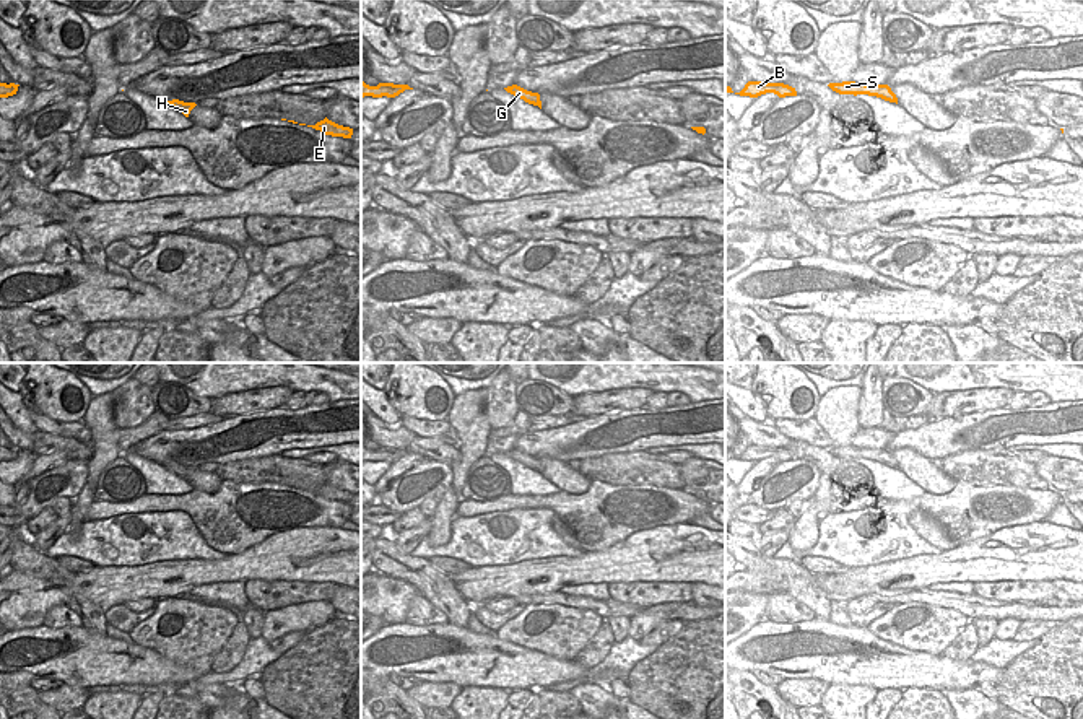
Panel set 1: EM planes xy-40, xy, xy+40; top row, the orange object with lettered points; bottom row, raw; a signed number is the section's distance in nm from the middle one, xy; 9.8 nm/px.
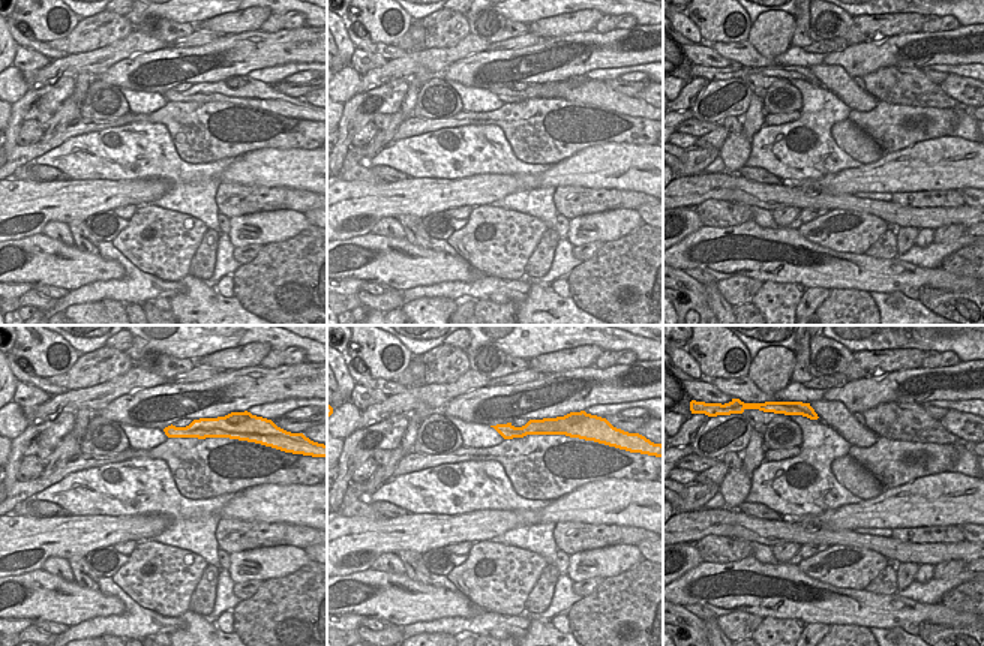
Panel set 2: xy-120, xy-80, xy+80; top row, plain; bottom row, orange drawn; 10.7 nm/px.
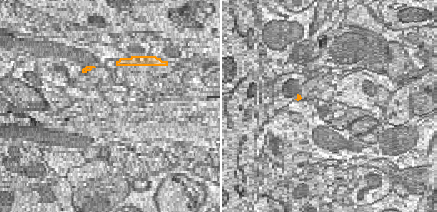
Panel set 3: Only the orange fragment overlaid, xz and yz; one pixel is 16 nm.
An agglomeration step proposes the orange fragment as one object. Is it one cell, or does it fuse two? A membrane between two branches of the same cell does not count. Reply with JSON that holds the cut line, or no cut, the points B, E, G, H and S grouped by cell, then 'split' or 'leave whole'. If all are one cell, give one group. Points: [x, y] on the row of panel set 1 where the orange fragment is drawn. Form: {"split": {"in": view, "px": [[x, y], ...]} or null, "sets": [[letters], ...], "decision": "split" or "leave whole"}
{"split": null, "sets": [["B", "E", "G", "H", "S"]], "decision": "leave whole"}

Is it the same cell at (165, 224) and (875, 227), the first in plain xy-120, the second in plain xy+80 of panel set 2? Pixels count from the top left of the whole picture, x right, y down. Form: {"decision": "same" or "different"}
{"decision": "same"}

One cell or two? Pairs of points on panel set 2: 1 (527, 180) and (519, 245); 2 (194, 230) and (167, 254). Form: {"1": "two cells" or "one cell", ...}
{"1": "two cells", "2": "one cell"}

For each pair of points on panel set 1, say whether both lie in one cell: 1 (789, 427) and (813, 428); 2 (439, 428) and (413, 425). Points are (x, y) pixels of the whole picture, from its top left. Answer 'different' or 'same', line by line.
1: same
2: same

